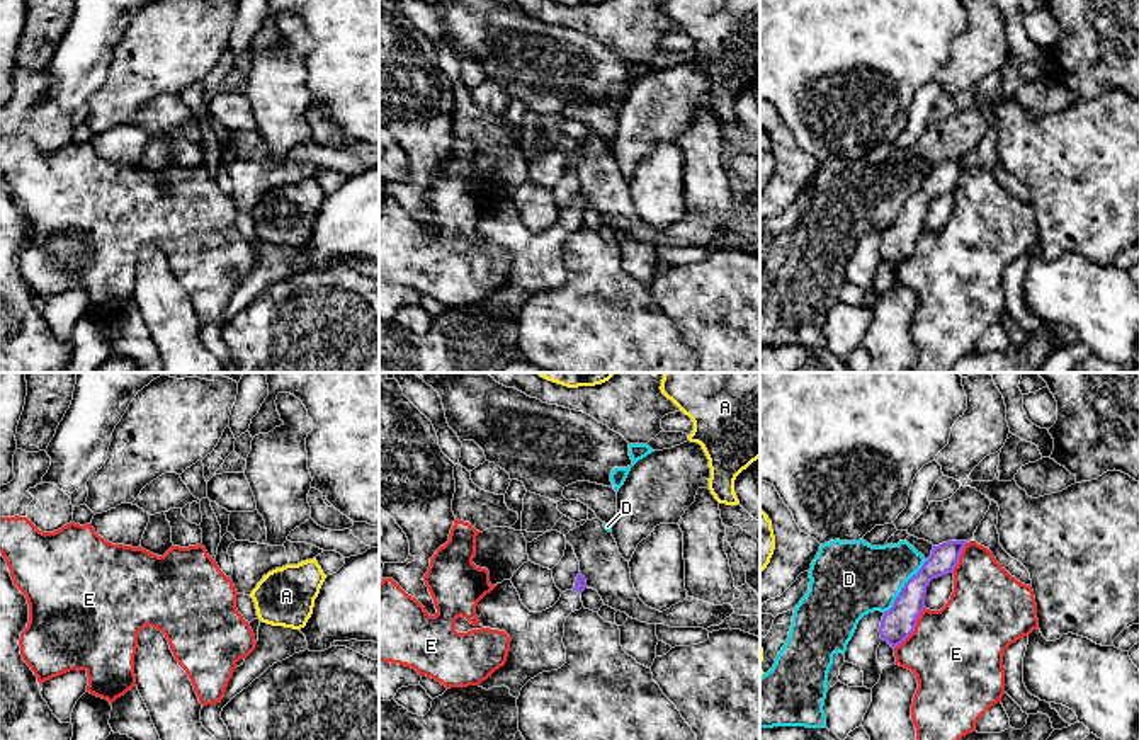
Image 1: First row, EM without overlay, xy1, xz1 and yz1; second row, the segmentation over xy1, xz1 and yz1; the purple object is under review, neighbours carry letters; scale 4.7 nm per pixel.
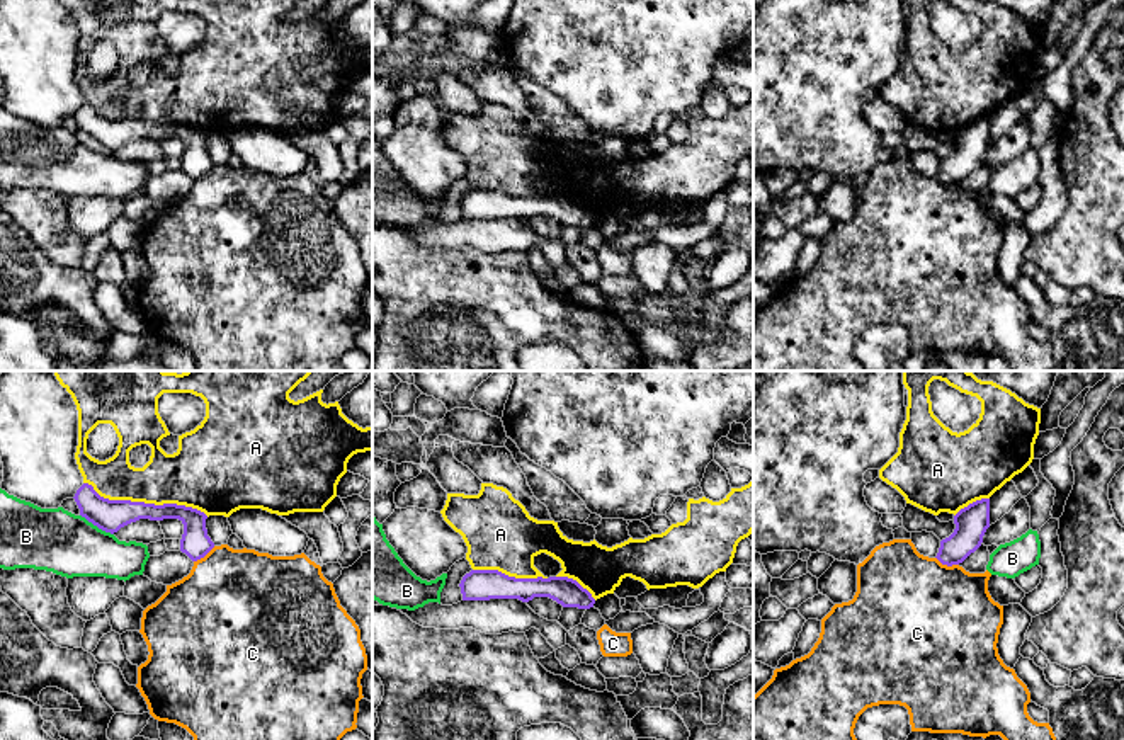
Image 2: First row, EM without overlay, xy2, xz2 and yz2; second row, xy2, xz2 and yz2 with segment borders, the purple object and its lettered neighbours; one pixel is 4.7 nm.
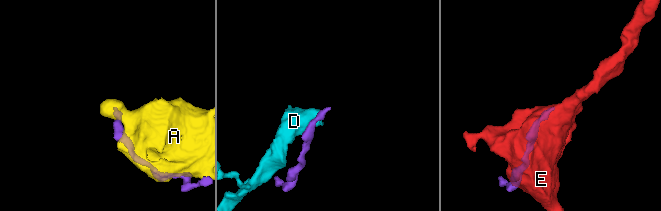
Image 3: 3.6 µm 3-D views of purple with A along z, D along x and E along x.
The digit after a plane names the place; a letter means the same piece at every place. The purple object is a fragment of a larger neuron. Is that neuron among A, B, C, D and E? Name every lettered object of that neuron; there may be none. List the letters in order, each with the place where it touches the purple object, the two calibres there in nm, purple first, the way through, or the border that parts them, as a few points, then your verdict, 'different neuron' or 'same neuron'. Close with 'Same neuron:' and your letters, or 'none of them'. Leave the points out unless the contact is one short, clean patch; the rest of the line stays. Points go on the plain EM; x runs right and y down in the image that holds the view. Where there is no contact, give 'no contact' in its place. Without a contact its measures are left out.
A: xy2 (147, 123) | 150/280 nm | different neuron
B: xy2 (97, 145) | 150/300 nm | along xy2 (80, 133), (113, 153) | different neuron
C: yz2 (948, 184) | 160/500 nm | different neuron
D: yz1 (903, 206) | 160/360 nm | along yz1 (927, 179), (884, 232) | different neuron
E: yz1 (913, 247) | 160/440 nm | different neuron
Same neuron: none of them

